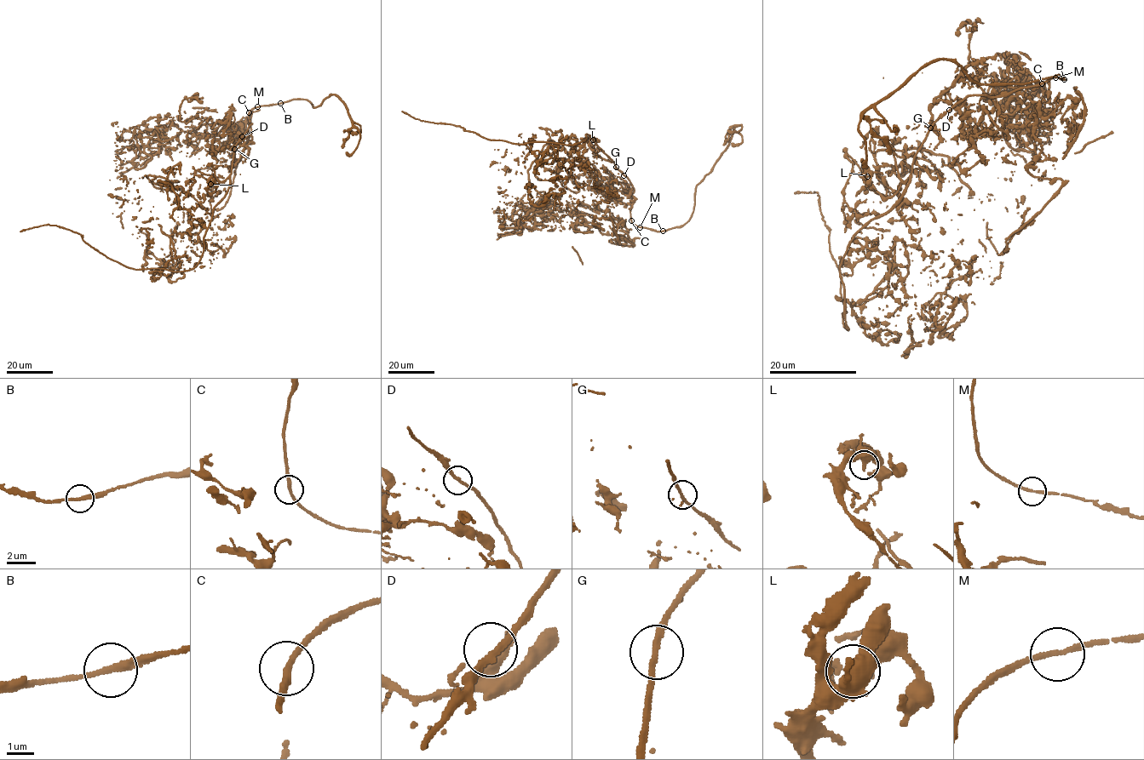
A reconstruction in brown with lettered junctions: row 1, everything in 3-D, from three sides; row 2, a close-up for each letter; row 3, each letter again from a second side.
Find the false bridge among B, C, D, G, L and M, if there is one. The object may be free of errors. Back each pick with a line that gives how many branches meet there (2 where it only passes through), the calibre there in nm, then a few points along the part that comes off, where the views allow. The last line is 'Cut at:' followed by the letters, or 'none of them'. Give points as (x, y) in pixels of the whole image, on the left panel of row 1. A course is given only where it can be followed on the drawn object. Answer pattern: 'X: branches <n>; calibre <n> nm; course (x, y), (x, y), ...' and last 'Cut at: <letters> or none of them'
L: branches 2; calibre 420 nm; course (210, 184), (211, 193), (230, 174), (255, 106), (300, 99), (313, 107), (337, 95), (359, 136), (346, 152)
Cut at: L

